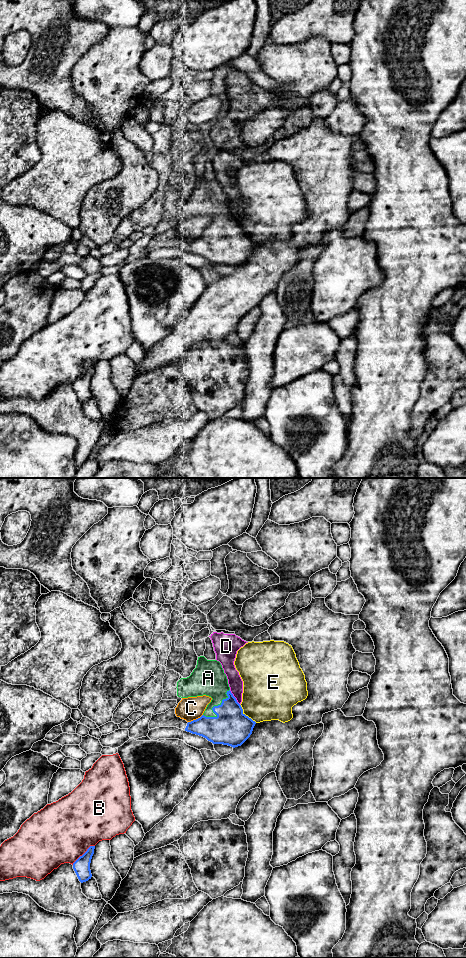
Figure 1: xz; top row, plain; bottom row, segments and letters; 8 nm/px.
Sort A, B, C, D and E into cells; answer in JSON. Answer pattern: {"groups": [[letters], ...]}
{"groups": [["A"], ["B"], ["C"], ["D"], ["E"]]}

